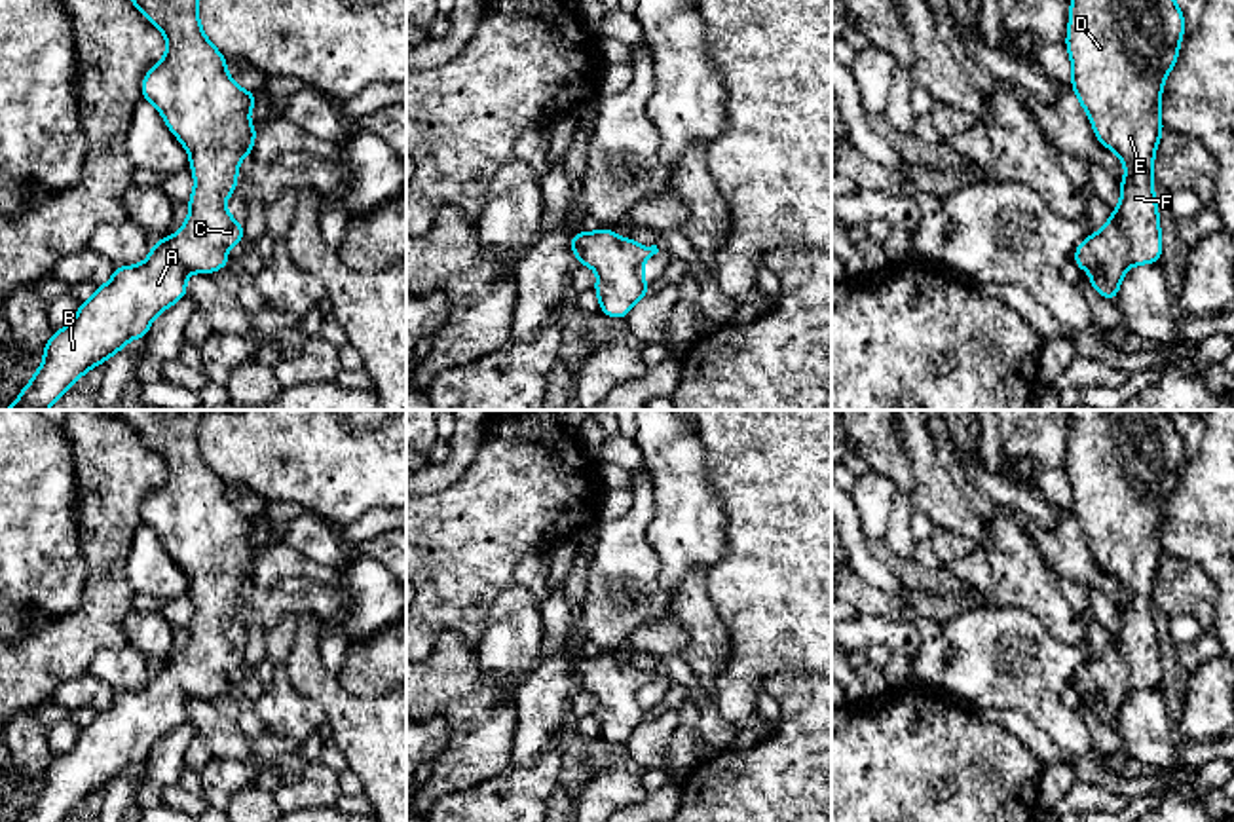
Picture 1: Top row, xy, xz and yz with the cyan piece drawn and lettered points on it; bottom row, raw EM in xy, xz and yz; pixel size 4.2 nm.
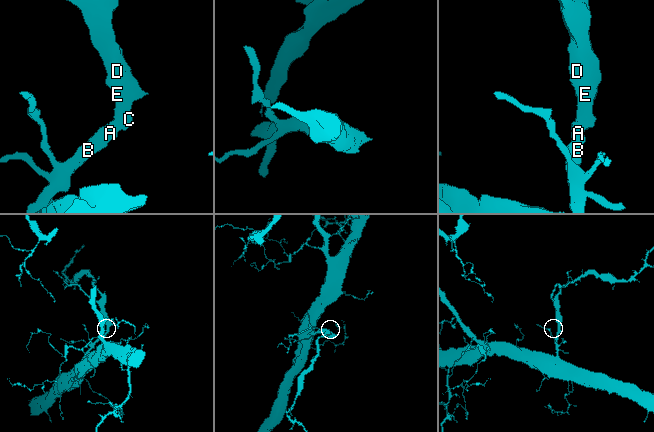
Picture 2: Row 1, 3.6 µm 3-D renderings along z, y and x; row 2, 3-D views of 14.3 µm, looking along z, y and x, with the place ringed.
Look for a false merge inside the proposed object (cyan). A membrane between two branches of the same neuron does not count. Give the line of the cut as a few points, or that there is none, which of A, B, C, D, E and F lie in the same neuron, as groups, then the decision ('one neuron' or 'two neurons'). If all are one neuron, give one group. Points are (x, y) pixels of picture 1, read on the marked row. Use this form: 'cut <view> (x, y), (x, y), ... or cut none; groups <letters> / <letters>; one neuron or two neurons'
cut none; groups A B C D E F; one neuron

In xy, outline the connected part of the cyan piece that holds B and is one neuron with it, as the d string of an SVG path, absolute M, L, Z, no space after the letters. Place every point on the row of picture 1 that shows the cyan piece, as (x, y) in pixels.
M199 0L133 2L167 40L167 55L148 70L140 91L190 154L196 180L188 199L190 215L175 237L154 241L142 264L116 268L112 279L80 304L74 321L53 332L44 346L44 364L34 370L32 382L21 389L17 402L4 410L47 410L80 376L122 351L129 340L146 338L150 323L188 294L190 271L211 275L226 268L226 249L243 241L245 226L230 216L224 197L235 196L239 159L251 156L258 133L249 123L256 93L245 91L228 74L228 59L207 40L199 25Z

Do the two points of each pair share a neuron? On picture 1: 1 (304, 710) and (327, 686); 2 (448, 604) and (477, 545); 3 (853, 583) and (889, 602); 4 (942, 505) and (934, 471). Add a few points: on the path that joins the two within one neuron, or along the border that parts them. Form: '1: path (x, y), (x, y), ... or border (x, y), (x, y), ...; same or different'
1: border (289, 663), (291, 684), (323, 710), (327, 729); different
2: path (454, 589), (456, 568), (462, 560); same
3: path (862, 593), (870, 600), (879, 602); same
4: path (938, 498), (934, 479); same

